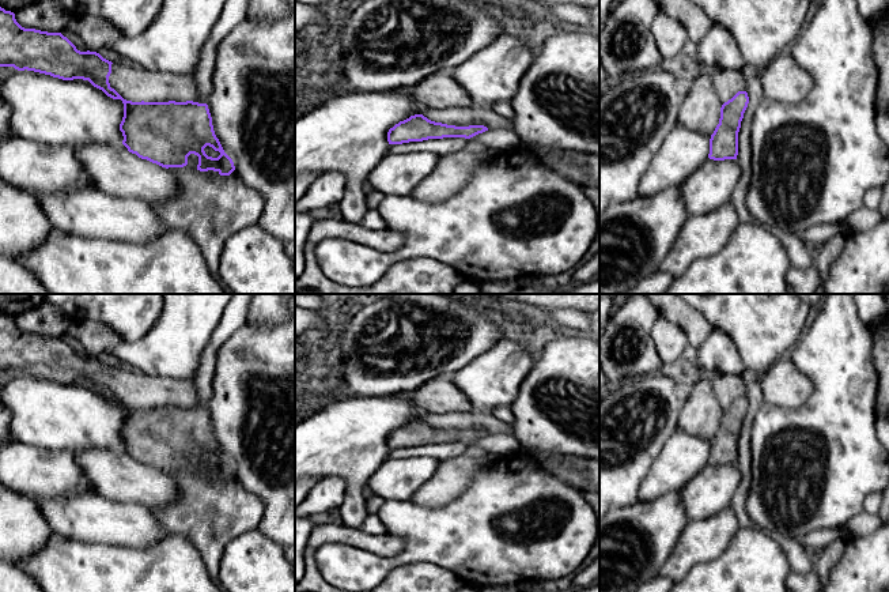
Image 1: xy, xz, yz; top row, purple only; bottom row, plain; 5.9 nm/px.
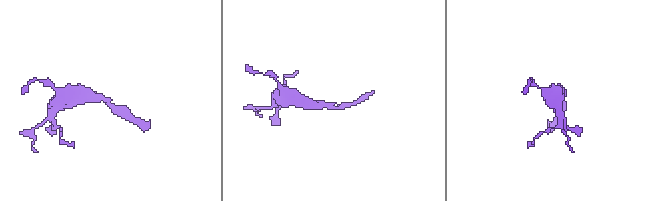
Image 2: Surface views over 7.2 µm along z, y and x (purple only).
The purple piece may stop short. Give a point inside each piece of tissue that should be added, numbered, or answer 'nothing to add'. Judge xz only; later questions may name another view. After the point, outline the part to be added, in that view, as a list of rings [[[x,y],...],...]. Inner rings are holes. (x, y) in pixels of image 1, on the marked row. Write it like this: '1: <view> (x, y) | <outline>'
1: xz (472, 114) | [[[470,105],[466,108],[430,109],[423,113],[431,121],[455,127],[484,125],[488,129],[514,131],[512,120],[499,116],[491,108]]]

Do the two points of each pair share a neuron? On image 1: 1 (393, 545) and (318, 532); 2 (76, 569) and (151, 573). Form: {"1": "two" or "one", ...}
{"1": "one", "2": "one"}

